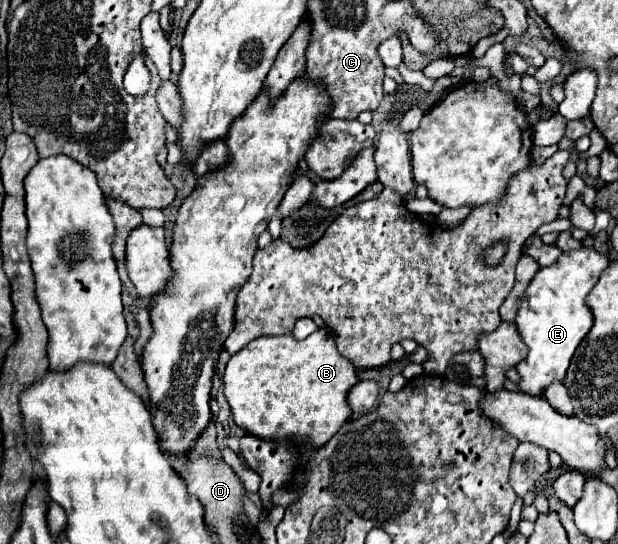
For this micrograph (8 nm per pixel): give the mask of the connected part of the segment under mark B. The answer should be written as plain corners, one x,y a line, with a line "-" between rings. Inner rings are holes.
327,328
297,340
293,334
263,336
231,356
223,374
223,392
233,420
261,440
295,440
321,448
349,420
347,394
359,382
355,368
335,350

